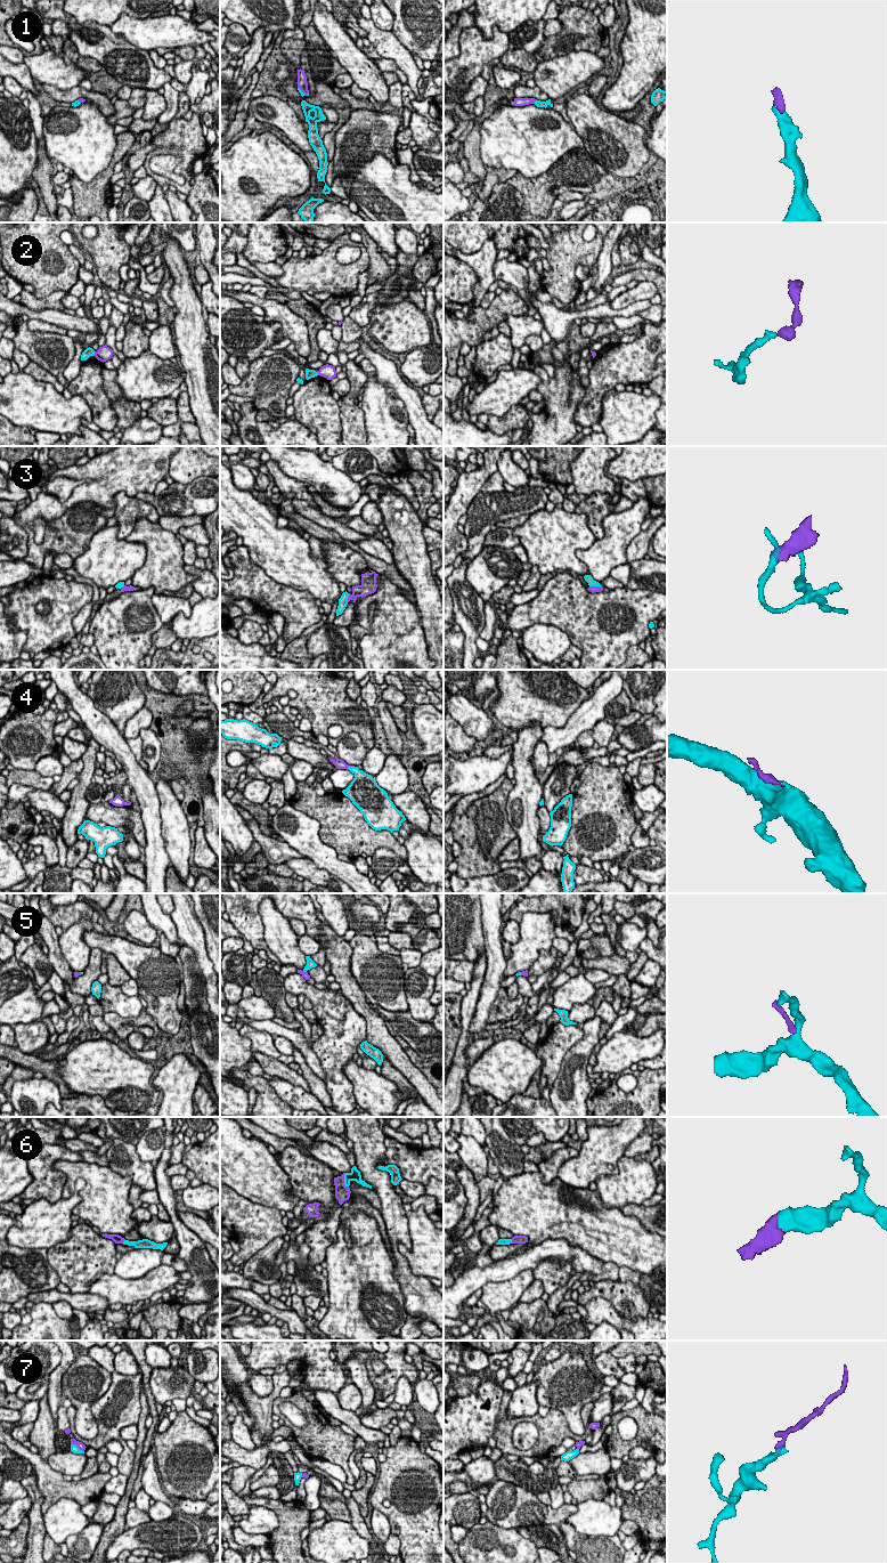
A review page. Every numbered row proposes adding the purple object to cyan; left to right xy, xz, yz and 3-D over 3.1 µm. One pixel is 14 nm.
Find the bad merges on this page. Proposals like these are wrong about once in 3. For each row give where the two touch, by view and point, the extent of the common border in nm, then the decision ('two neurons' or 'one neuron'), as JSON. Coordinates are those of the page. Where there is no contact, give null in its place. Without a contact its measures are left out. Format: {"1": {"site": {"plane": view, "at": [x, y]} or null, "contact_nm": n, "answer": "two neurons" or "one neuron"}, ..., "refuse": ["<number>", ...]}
{"1": {"site": {"plane": "yz", "at": [535, 102]}, "contact_nm": 70, "answer": "one neuron"}, "2": {"site": {"plane": "xy", "at": [94, 354]}, "contact_nm": 70, "answer": "two neurons"}, "3": {"site": {"plane": "yz", "at": [595, 585]}, "contact_nm": 180, "answer": "two neurons"}, "4": {"site": {"plane": "xz", "at": [349, 766]}, "contact_nm": 120, "answer": "one neuron"}, "5": {"site": {"plane": "xz", "at": [304, 971]}, "contact_nm": 60, "answer": "one neuron"}, "6": {"site": {"plane": "xz", "at": [344, 1181]}, "contact_nm": 220, "answer": "one neuron"}, "7": {"site": {"plane": "xy", "at": [76, 1447]}, "contact_nm": 220, "answer": "two neurons"}, "refuse": ["2", "3", "7"]}

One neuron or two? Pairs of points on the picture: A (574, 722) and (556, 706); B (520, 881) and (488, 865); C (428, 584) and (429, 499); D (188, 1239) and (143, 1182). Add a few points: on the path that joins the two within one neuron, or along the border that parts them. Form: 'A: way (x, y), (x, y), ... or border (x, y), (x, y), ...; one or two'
A: border (586, 698), (562, 727), (546, 726), (544, 728); two
B: border (502, 869), (494, 874), (473, 877); two
C: border (415, 511), (424, 525); two
D: border (154, 1165), (156, 1189); two

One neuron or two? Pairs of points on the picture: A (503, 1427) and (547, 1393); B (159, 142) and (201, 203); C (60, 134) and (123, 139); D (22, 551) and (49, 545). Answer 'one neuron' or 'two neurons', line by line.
A: two neurons
B: one neuron
C: two neurons
D: two neurons

